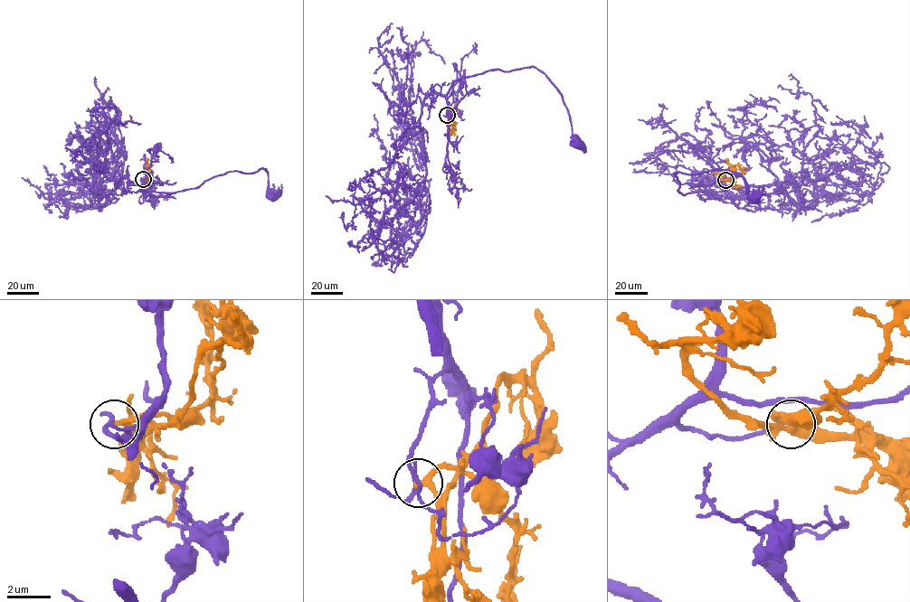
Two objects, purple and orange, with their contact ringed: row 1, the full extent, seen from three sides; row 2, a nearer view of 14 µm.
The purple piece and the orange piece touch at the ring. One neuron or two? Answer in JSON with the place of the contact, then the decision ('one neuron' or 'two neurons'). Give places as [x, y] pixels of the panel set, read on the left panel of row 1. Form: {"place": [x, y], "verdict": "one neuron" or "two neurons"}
{"place": [143, 179], "verdict": "two neurons"}

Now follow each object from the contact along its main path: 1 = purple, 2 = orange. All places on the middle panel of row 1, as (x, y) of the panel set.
1: (446, 115), (449, 105), (445, 96), (456, 79), (496, 70), (508, 71), (535, 67), (561, 95), (577, 143)
2: (446, 115), (450, 114), (453, 118), (455, 127), (450, 136)

